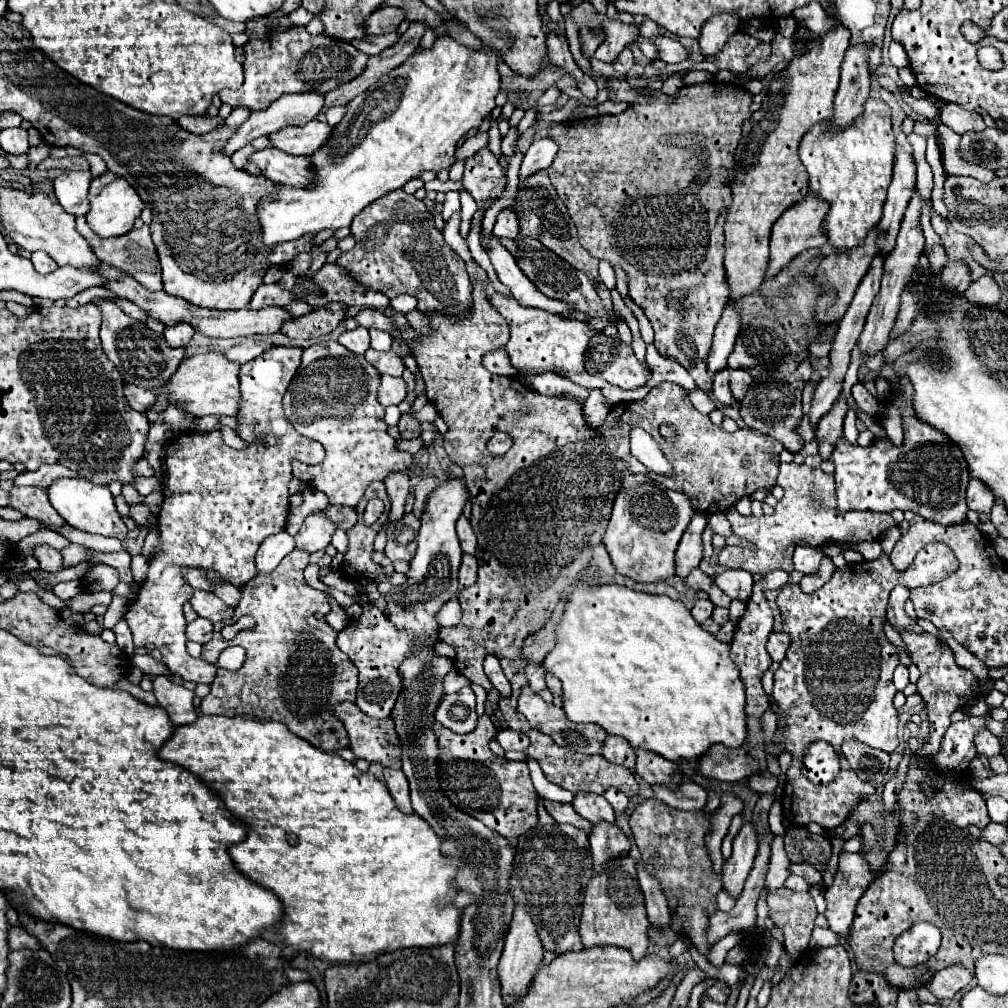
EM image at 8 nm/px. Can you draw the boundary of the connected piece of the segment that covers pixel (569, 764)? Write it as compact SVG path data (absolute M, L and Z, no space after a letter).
M523 719L519 723L517 721L507 721L507 725L513 731L521 731L521 733L525 733L529 737L531 743L529 743L527 753L529 753L531 759L535 759L541 765L545 777L551 783L555 783L555 785L559 785L563 789L569 789L573 793L591 791L591 793L599 793L601 795L601 793L605 793L607 787L615 787L615 789L623 791L627 797L633 797L637 793L637 781L633 779L629 769L623 769L621 765L615 765L615 763L603 759L601 755L581 755L581 753L573 753L573 751L567 751L567 749L561 749L559 745L555 745L555 741L551 741L551 737L529 729L529 725L523 725Z

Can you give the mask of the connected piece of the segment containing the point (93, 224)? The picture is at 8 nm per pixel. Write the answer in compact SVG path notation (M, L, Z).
M107 171L103 173L101 177L95 177L91 181L91 187L89 187L89 213L85 215L87 217L87 223L89 227L99 235L99 237L117 237L117 235L125 235L133 229L133 221L139 217L141 209L145 207L141 197L135 193L135 189L119 175Z

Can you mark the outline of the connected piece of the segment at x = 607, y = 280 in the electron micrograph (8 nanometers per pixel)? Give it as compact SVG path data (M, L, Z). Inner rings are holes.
M605 260L599 262L599 275L606 287L611 291L616 287L615 272L611 264Z

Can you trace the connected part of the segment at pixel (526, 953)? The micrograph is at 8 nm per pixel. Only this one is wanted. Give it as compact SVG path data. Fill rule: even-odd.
M515 905L513 911L513 919L509 923L509 933L505 937L505 947L499 959L499 981L501 981L501 993L503 993L503 1001L511 1003L515 997L523 997L523 993L527 993L527 987L535 975L537 965L543 959L543 945L539 941L539 933L533 925L531 915L527 913L527 909L523 905Z

